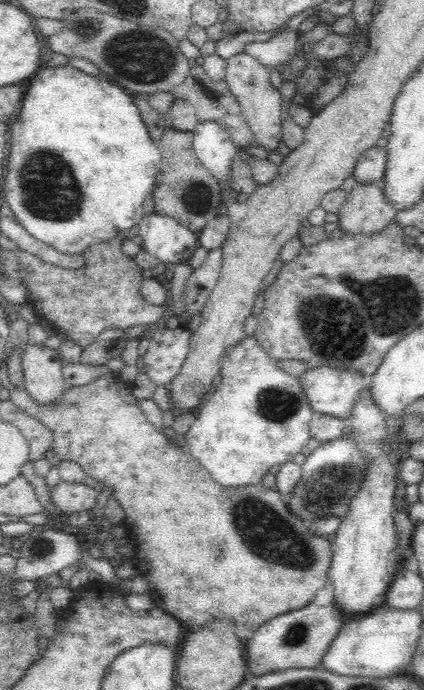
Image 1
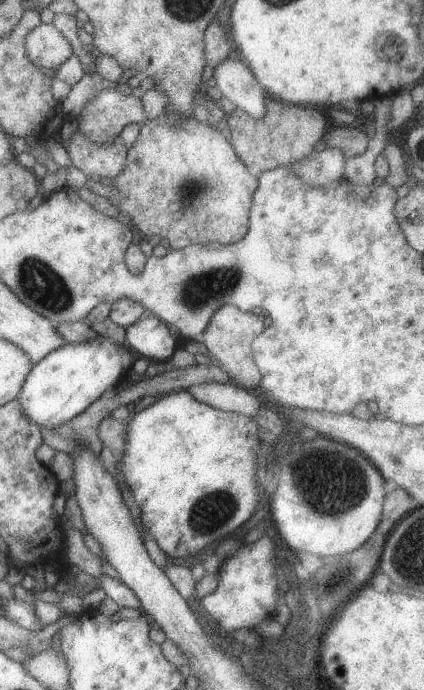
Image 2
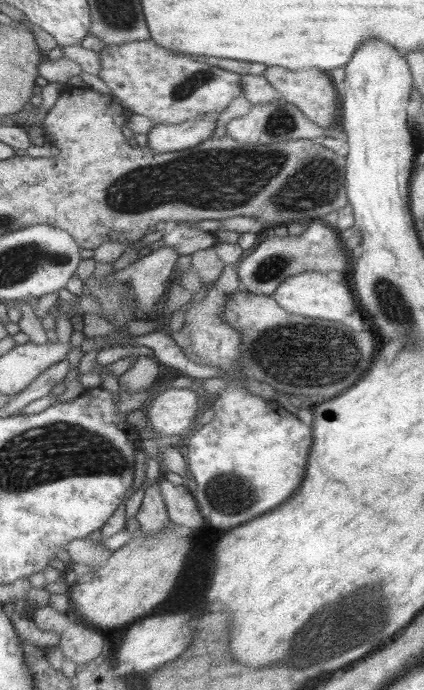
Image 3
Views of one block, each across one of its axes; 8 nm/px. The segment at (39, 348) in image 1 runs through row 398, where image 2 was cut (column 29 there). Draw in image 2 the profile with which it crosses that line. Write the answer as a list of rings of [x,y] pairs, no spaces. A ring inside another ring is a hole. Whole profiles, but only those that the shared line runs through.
[[[41,24],[33,28],[27,34],[25,50],[27,58],[41,70],[57,70],[75,54],[67,38],[53,24]]]

